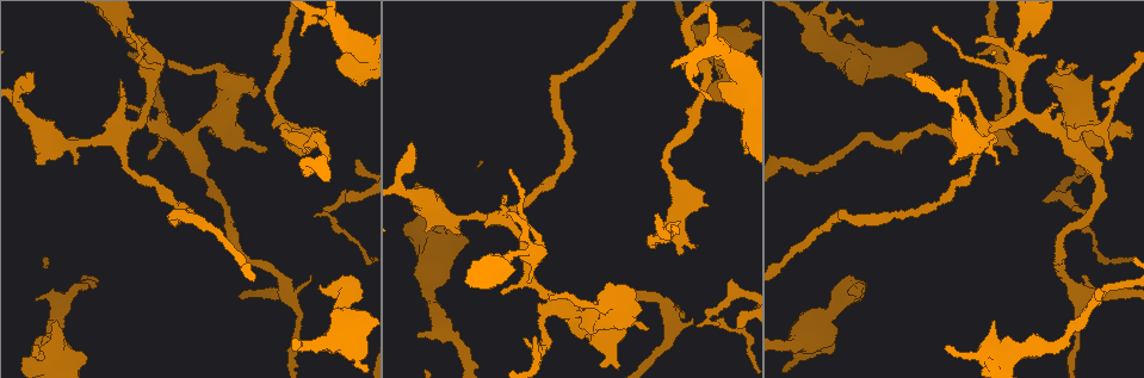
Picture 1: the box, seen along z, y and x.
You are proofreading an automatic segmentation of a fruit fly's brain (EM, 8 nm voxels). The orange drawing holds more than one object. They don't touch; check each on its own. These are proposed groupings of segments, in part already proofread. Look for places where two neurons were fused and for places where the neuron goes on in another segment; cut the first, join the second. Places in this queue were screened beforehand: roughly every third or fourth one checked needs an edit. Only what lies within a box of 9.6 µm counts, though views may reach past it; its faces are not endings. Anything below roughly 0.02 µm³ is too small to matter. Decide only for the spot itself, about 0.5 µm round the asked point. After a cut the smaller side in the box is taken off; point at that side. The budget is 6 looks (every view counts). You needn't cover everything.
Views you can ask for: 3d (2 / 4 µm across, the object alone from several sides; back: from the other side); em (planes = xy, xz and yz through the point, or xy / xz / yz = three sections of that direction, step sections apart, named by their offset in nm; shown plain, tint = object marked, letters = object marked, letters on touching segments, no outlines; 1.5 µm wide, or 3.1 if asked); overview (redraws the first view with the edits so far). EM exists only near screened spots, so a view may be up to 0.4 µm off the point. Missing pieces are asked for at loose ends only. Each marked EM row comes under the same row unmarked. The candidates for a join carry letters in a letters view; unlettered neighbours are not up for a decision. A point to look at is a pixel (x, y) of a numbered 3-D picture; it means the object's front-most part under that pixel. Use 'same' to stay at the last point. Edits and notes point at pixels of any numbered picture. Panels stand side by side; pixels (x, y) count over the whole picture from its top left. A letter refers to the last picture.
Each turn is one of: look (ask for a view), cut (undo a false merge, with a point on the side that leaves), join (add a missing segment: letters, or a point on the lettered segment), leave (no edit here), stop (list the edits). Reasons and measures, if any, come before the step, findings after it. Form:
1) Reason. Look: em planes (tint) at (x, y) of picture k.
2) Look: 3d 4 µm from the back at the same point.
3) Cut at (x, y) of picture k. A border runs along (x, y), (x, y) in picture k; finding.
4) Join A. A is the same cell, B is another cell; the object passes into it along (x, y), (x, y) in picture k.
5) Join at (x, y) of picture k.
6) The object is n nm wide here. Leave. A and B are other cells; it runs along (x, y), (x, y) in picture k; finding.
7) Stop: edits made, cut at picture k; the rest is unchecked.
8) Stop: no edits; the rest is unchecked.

Free end. Look: 3d 4 µm from the back at (57, 322) of picture 1.

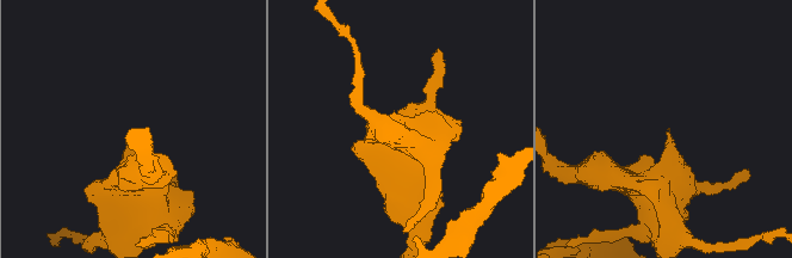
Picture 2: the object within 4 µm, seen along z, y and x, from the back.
Shape alone is not enough. Look: em planes (tint) at (669, 129) of picture 2.

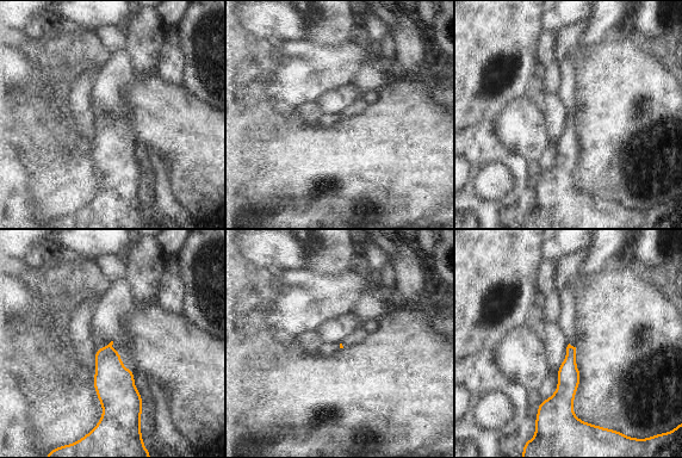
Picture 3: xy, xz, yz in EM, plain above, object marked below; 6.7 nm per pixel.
See the neighbours. Look: em planes (letters) at the same point.

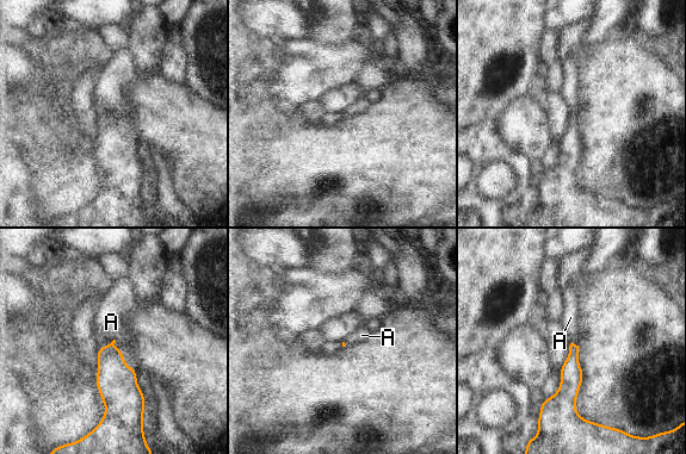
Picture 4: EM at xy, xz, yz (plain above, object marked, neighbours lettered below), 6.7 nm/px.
Join A. A is the same cell; the object passes into it along (117, 385), (119, 350), (111, 322) in picture 4; the neuron continues.

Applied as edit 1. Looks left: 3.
Sharp bend. Look: 3d 4 µm at (281, 131) of picture 1.

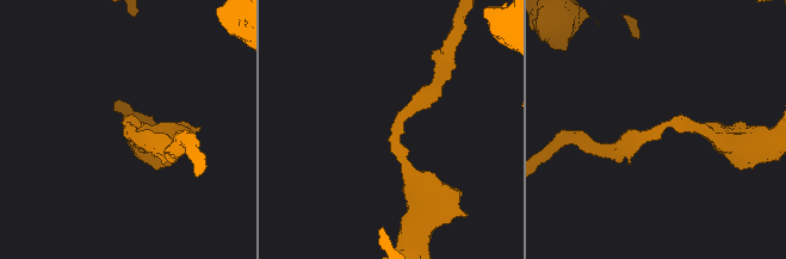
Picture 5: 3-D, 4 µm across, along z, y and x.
The arms are 220, 300 nm wide. Look: em planes (letters) at (128, 121) of picture 5.

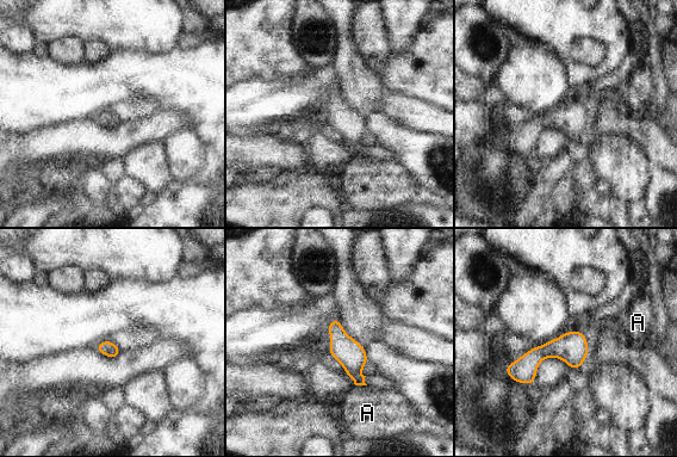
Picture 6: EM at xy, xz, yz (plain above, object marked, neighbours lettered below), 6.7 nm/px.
Leave. A is another cell; a border runs along (354, 383), (366, 386) in picture 6; one neuron here.

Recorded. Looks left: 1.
Stop: edits made, join at picture 4; the rest is unchecked.

